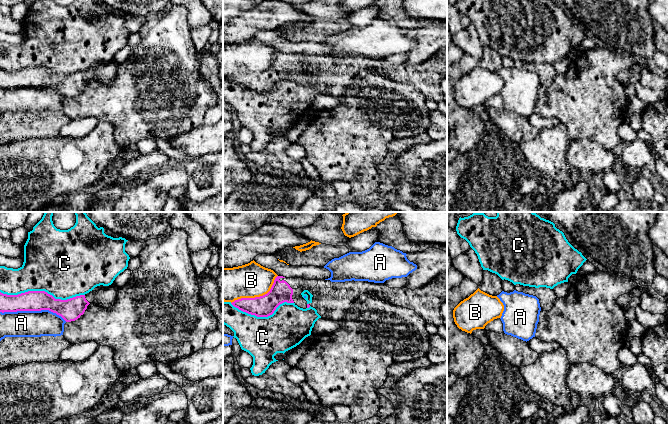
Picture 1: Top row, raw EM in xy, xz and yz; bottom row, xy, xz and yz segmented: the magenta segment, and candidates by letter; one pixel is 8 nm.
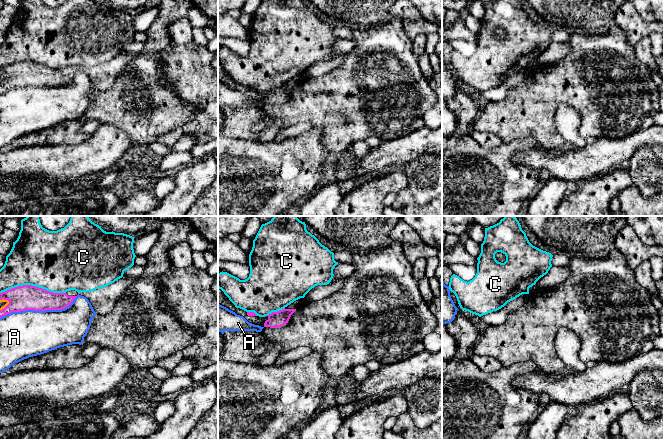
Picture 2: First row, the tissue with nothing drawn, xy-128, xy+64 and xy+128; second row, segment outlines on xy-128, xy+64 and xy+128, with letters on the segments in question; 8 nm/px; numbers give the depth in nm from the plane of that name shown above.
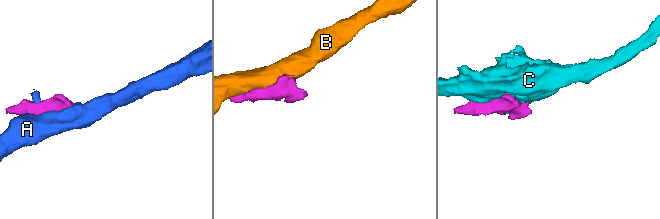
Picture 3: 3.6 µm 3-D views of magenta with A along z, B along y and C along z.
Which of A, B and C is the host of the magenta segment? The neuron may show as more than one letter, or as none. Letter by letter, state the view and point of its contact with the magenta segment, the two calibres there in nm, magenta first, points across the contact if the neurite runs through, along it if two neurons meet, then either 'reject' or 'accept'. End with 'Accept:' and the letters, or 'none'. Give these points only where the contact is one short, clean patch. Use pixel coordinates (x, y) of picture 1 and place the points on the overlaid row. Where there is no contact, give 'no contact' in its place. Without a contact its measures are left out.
A: xy (33, 310) | 160/200 nm | reject
B: xz (257, 297) | 170/280 nm | reject
C: xy (42, 291) | 160/480 nm | reject
Accept: none

